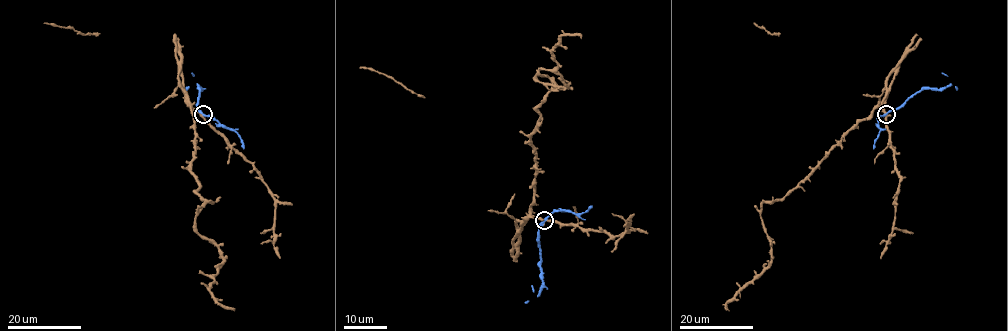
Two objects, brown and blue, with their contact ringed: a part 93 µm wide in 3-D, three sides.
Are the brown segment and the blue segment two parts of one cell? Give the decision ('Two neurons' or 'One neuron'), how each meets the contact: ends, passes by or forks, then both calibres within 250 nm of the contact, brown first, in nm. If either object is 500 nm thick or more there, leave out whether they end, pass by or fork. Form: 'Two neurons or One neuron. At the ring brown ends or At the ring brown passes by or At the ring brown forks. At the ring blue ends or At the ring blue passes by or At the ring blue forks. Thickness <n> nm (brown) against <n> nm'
One neuron. At the ring brown forks. At the ring blue passes by. Thickness 400 nm (brown) against 320 nm

